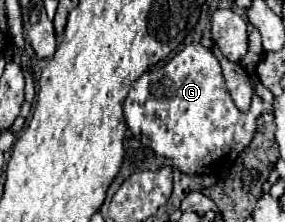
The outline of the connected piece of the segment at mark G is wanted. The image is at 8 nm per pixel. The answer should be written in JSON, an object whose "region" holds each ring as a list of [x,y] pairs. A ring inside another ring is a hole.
{"region":[[[190,43],[166,65],[146,71],[140,79],[132,83],[130,93],[124,101],[124,117],[130,131],[134,135],[140,133],[140,141],[144,147],[152,149],[158,157],[170,159],[172,165],[186,175],[204,175],[218,173],[226,163],[234,161],[238,153],[242,153],[248,147],[256,133],[256,119],[264,113],[264,109],[256,109],[256,105],[260,103],[262,99],[254,95],[250,109],[246,113],[238,111],[224,85],[218,59],[212,55],[210,49],[202,47],[200,43]]]}

